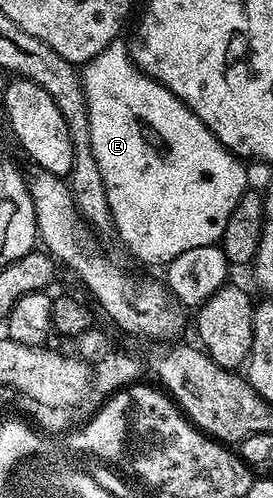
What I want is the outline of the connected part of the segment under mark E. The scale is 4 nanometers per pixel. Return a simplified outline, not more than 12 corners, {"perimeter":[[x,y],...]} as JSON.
{"perimeter":[[112,41],[83,69],[112,228],[220,242],[245,165]]}

